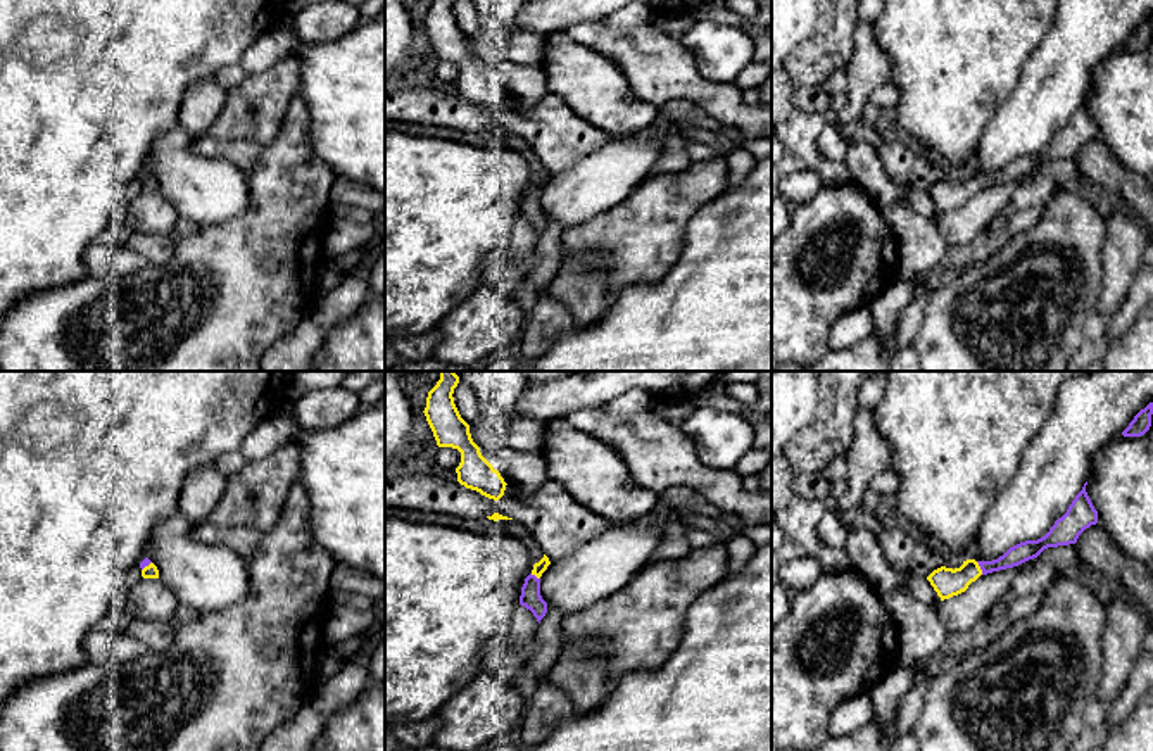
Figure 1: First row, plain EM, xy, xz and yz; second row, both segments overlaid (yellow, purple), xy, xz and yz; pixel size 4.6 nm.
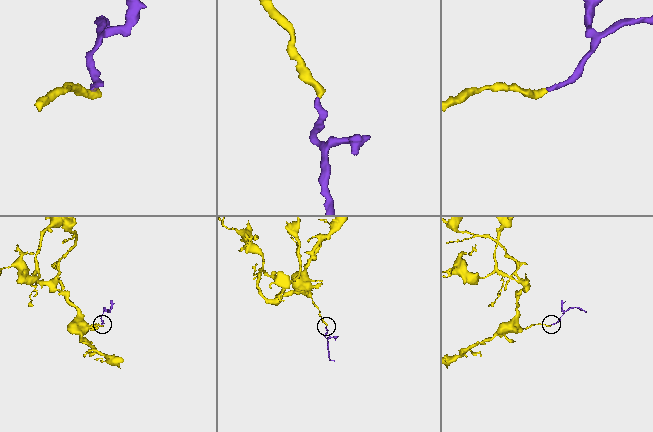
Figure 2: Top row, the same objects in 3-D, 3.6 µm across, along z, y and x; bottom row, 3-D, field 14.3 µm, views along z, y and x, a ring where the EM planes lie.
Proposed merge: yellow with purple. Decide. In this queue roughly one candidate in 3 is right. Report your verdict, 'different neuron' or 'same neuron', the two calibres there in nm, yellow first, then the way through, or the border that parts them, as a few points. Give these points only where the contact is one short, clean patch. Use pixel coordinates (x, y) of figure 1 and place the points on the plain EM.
same neuron; 140 nm thick on the yellow side, 90 nm on the other; runs through yz (948, 195), (979, 182), (998, 178), (1029, 163)

